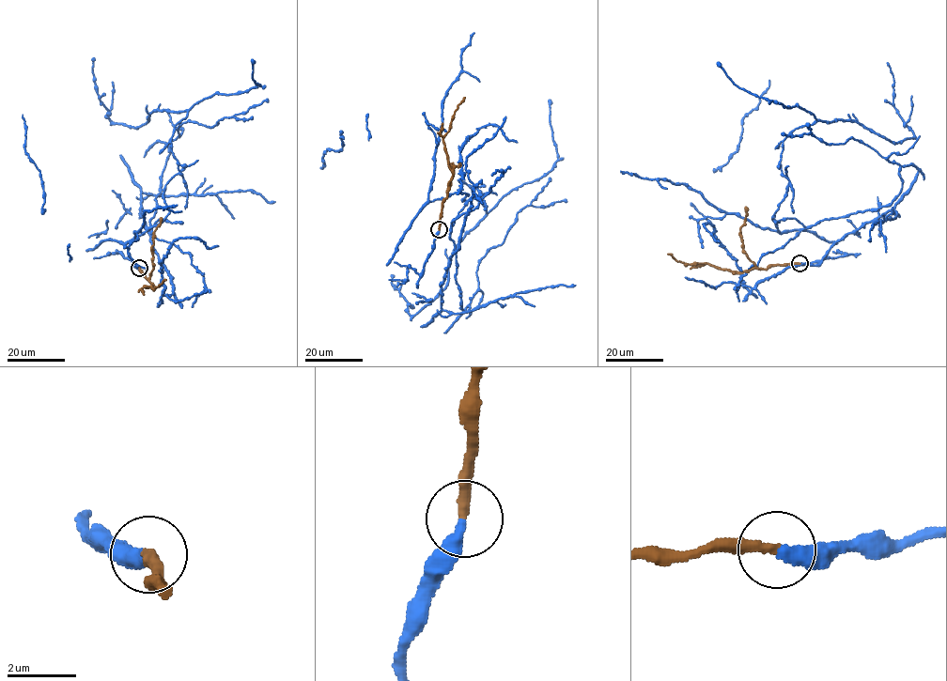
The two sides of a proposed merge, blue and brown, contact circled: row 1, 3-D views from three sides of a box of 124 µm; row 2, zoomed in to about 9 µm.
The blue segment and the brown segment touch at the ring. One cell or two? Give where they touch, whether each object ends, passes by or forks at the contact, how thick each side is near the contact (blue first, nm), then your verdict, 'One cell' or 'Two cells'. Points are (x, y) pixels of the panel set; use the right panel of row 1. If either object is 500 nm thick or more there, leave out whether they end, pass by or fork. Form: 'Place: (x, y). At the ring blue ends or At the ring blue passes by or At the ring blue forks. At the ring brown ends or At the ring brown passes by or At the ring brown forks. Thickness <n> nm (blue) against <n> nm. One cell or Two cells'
Place: (799, 263). At the ring blue ends. At the ring brown ends. Thickness 360 nm (blue) against 300 nm. One cell

